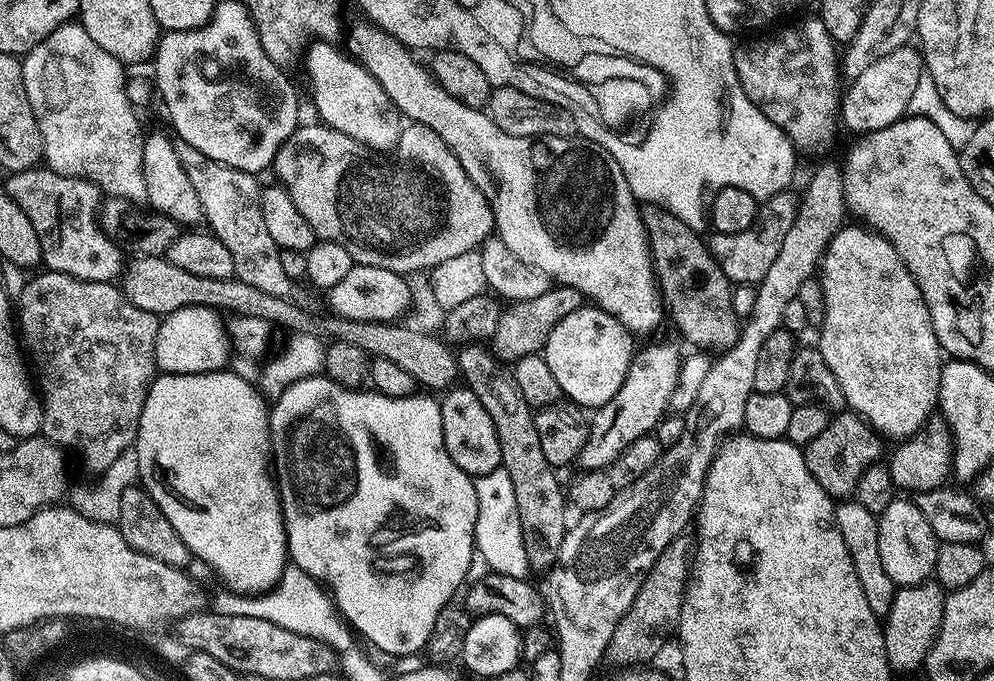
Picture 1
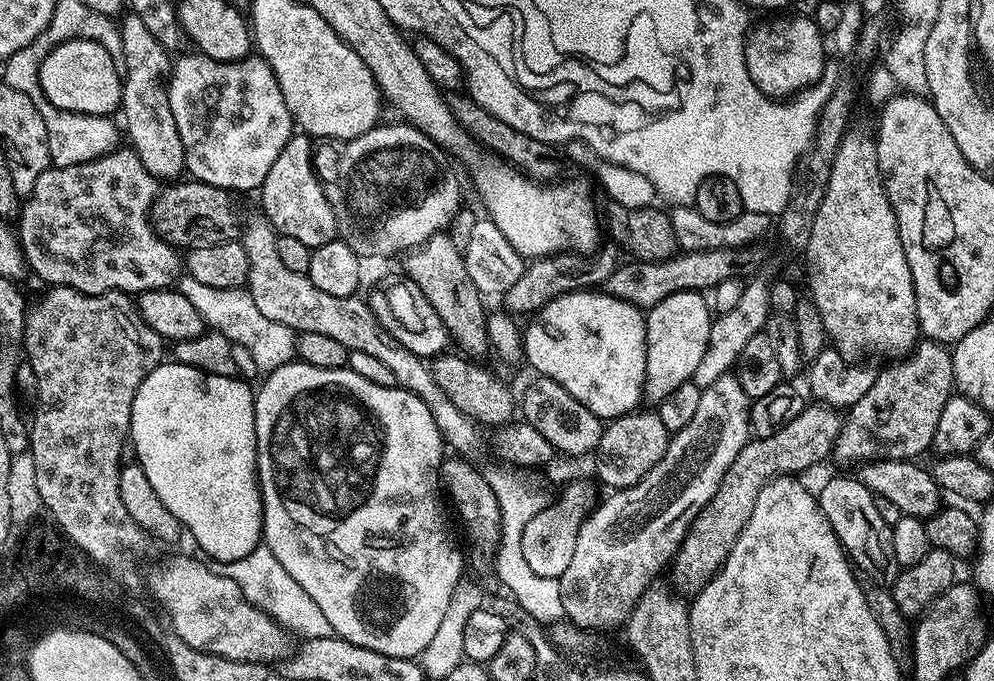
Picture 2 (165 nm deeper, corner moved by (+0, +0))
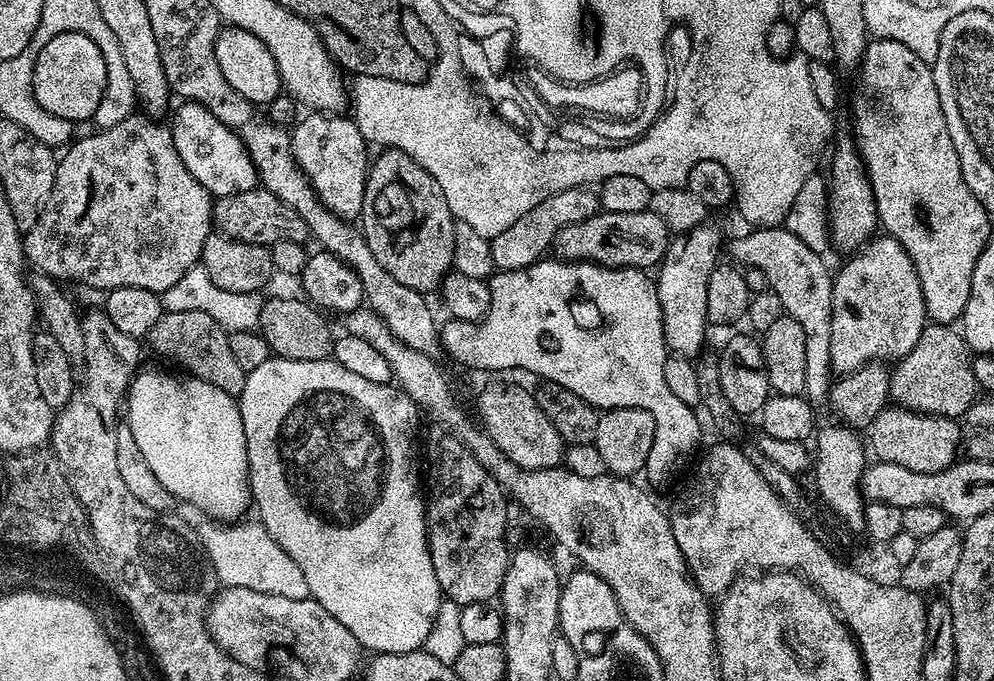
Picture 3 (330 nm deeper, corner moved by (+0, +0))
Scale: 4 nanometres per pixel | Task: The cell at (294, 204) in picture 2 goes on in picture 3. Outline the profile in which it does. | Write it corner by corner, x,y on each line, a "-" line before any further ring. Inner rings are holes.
308,114
290,135
294,158
321,203
342,220
359,221
368,181
370,145
362,138
355,120
344,114

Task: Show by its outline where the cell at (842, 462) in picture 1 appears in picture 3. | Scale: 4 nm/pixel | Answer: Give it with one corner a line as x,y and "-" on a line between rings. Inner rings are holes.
925,323
922,338
918,338
914,350
895,361
891,369
891,403
930,416
963,417
978,399
972,359
968,343
955,327

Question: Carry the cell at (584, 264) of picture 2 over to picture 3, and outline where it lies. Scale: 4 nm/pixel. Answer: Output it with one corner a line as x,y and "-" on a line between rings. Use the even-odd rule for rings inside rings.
600,210
595,216
560,229
554,238
552,250
557,260
600,264
603,268
638,268
652,270
664,259
670,233
666,222
658,214
612,213

